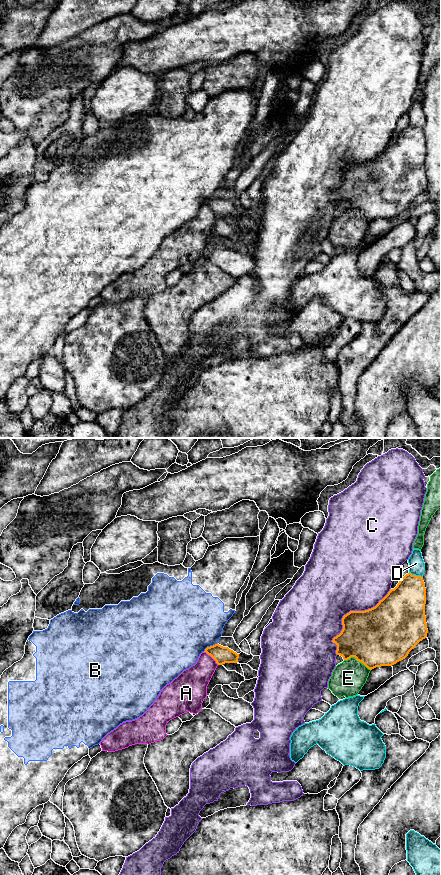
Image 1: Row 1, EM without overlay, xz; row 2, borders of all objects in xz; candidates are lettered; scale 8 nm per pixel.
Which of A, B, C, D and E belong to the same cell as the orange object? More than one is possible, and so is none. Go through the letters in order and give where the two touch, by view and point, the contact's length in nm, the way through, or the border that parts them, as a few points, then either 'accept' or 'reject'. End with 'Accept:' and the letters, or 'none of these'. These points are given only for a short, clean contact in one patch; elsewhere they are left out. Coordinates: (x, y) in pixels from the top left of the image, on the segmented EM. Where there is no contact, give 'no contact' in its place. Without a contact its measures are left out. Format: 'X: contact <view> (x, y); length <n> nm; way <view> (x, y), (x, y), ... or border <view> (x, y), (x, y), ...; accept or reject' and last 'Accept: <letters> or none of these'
A: contact xz (211, 656); length 160 nm; border xz (204, 651), (218, 664); reject
B: contact xz (210, 646); length 140 nm; reject
C: contact xz (349, 612); length 700 nm; reject
D: contact xz (415, 575); length 120 nm; reject
E: contact xz (357, 660); length 240 nm; reject
Accept: none of these

